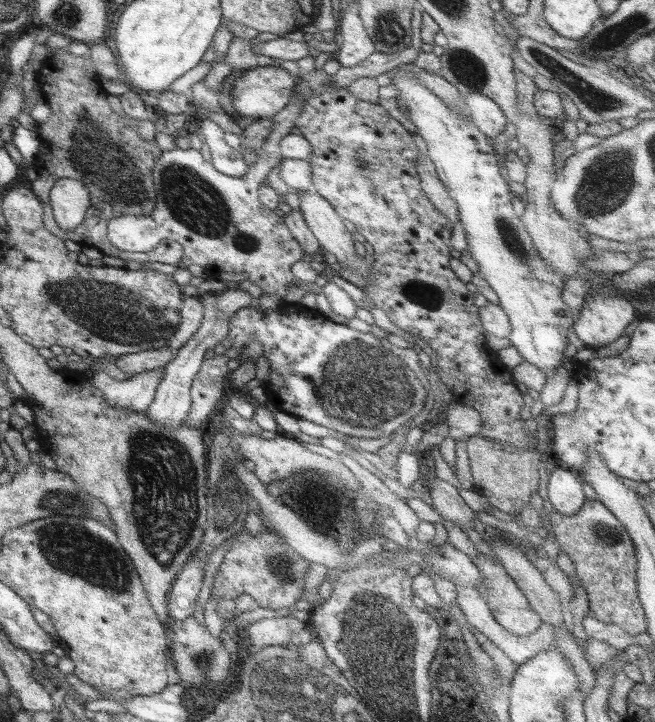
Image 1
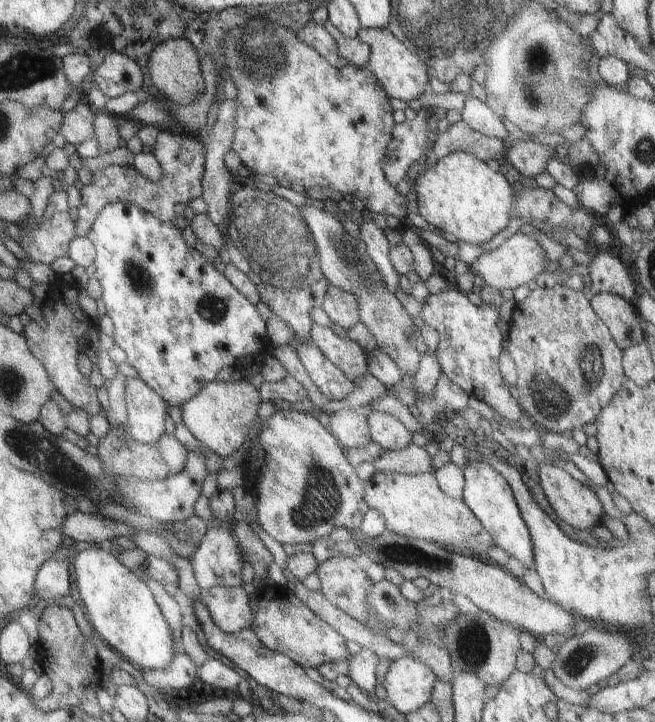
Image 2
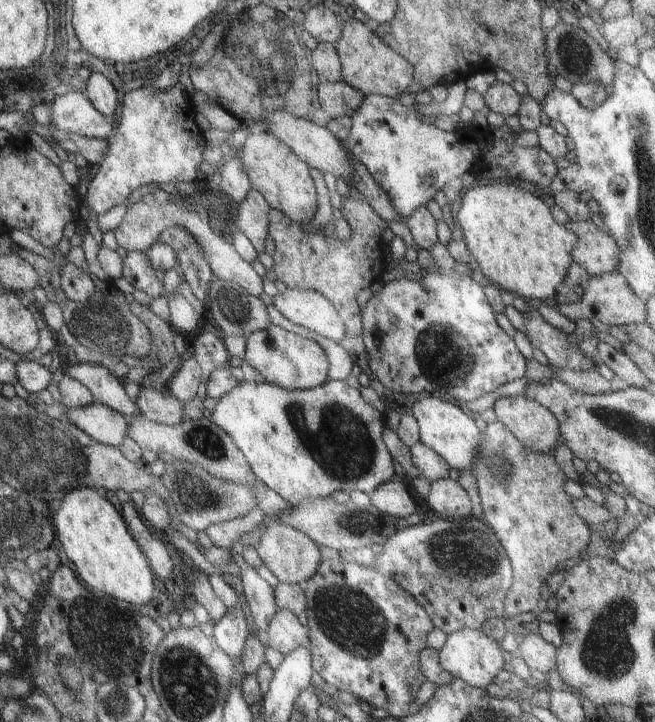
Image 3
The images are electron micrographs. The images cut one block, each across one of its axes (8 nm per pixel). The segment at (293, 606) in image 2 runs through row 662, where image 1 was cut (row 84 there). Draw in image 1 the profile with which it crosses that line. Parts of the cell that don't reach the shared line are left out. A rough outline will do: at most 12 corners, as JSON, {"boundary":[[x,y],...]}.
{"boundary":[[294,78],[312,191],[374,250],[363,294],[493,444],[535,447],[380,105]]}

